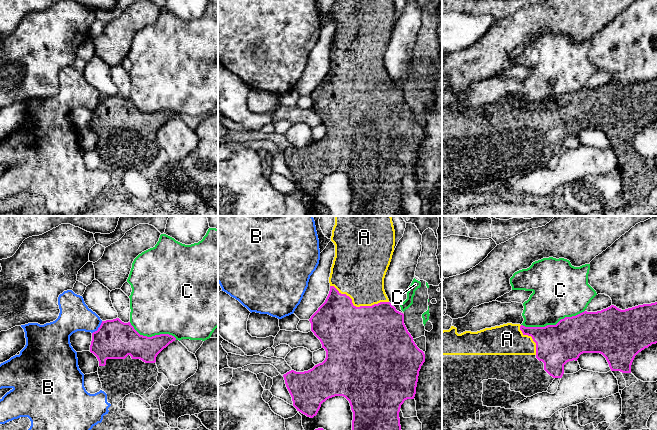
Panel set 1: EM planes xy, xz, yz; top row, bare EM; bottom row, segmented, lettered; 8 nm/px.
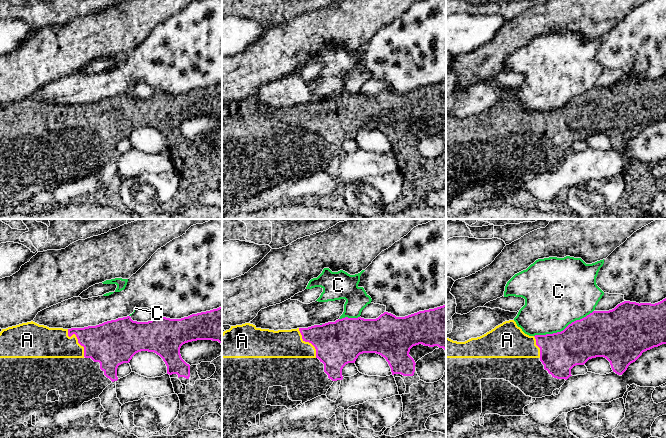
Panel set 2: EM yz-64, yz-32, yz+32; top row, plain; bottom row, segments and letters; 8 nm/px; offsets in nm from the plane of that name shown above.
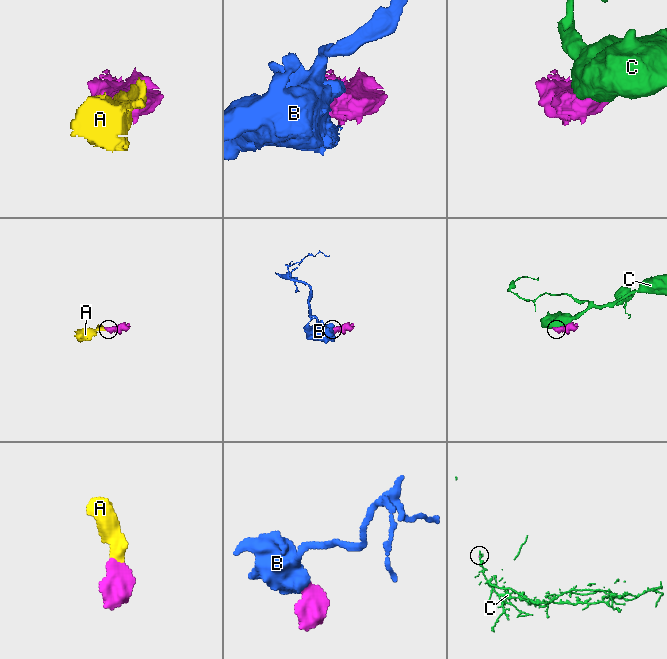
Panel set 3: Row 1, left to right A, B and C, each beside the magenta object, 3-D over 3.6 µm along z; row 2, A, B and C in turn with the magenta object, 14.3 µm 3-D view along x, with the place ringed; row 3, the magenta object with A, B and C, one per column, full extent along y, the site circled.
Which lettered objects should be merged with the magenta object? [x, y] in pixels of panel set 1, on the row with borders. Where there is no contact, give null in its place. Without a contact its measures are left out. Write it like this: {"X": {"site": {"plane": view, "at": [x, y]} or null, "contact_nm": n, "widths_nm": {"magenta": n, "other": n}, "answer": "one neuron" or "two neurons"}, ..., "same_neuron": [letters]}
{"A": {"site": {"plane": "xz", "at": [358, 307]}, "contact_nm": 500, "widths_nm": {"magenta": 500, "other": 380}, "answer": "one neuron"}, "B": {"site": {"plane": "xy", "at": [98, 328]}, "contact_nm": 130, "widths_nm": {"magenta": 320, "other": 240}, "answer": "two neurons"}, "C": {"site": {"plane": "yz", "at": [552, 325]}, "contact_nm": 550, "widths_nm": {"magenta": 320, "other": 380}, "answer": "two neurons"}, "same_neuron": ["A"]}

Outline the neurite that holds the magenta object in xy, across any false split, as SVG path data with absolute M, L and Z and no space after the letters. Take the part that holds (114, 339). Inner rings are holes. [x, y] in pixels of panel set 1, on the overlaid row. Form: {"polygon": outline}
{"polygon": "M116 318L102 321L98 330L92 333L90 352L97 357L99 366L105 366L107 359L125 359L128 355L145 363L155 363L157 355L175 340L176 338L169 334L152 337L140 335L130 322L124 323Z"}

